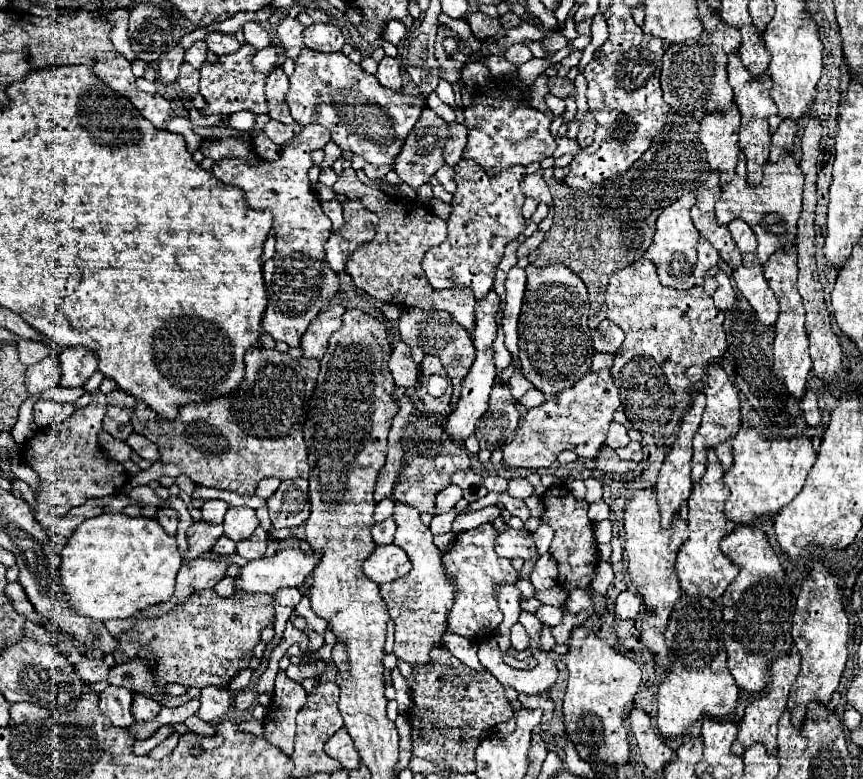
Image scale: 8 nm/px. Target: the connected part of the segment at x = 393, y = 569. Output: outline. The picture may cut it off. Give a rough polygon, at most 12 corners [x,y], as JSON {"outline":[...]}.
{"outline":[[396,545],[376,547],[364,561],[366,577],[380,585],[410,569]]}

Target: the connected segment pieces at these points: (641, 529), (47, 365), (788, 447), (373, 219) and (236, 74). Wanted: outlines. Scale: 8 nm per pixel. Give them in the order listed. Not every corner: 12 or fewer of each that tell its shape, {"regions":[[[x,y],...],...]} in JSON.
{"regions":[[[654,489],[624,507],[624,549],[642,593],[642,643],[662,657],[682,595],[674,559],[688,537],[676,515],[660,527]],[[58,355],[28,367],[28,393],[60,383]],[[810,437],[732,439],[726,517],[750,525],[802,491]],[[346,199],[344,225],[324,243],[338,273],[358,247],[374,239],[378,215]],[[248,41],[200,67],[202,115],[268,113]]]}

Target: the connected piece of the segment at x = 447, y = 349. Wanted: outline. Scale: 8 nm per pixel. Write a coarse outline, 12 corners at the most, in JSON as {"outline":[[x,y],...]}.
{"outline":[[406,307],[398,329],[412,347],[440,357],[460,383],[474,363],[470,333],[448,313]]}

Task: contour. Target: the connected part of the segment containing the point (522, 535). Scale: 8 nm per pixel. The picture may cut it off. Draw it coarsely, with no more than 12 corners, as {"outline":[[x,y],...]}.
{"outline":[[506,527],[494,549],[506,559],[536,555],[532,533]]}

